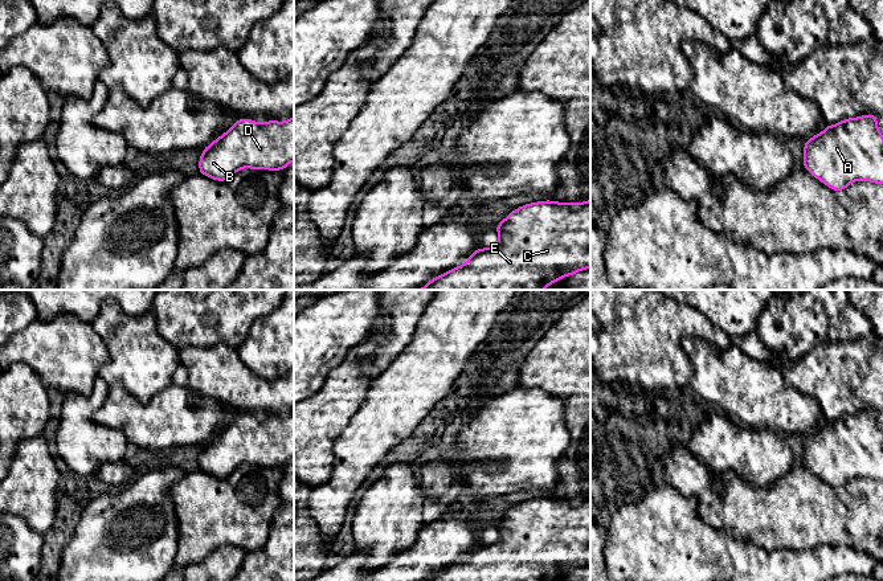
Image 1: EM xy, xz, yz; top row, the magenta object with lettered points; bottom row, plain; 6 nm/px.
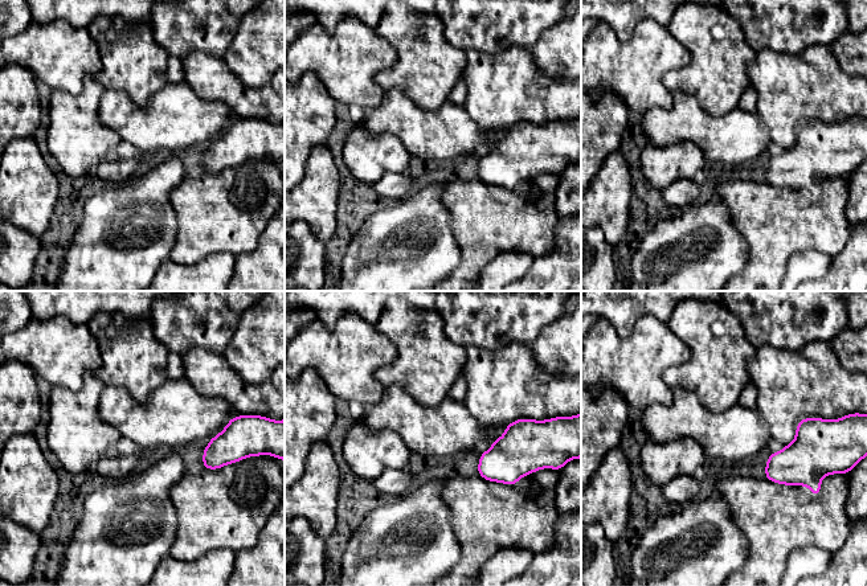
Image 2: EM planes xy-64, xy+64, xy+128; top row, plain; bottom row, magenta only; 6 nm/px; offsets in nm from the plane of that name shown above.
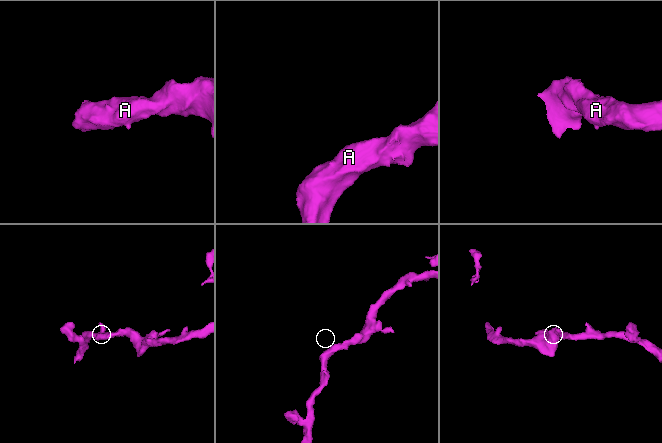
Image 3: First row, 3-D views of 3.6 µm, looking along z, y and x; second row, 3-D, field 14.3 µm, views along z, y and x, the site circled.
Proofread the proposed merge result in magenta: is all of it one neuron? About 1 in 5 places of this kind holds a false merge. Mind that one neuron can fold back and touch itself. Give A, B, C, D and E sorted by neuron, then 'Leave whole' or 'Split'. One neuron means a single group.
Groups: A B C D E. Leave whole

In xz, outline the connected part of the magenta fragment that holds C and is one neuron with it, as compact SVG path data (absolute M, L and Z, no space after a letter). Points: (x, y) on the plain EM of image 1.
M590 495L584 499L544 496L510 508L495 524L499 536L491 544L474 547L467 559L430 576L426 581L553 581L590 565Z

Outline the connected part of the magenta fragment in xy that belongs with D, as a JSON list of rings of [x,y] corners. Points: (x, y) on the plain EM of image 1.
[[[294,412],[285,417],[258,420],[249,414],[236,417],[229,426],[204,443],[199,470],[216,478],[226,478],[242,465],[283,467],[294,458]]]

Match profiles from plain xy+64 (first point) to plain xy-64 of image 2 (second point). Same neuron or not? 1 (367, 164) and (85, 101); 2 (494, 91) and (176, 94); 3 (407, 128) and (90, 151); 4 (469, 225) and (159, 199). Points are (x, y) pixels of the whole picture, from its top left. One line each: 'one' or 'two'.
1: one
2: two
3: two
4: two

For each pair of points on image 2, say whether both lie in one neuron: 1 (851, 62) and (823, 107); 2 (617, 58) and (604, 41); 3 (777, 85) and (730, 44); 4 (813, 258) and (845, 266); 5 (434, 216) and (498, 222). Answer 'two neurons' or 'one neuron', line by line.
1: two neurons
2: one neuron
3: two neurons
4: two neurons
5: two neurons

